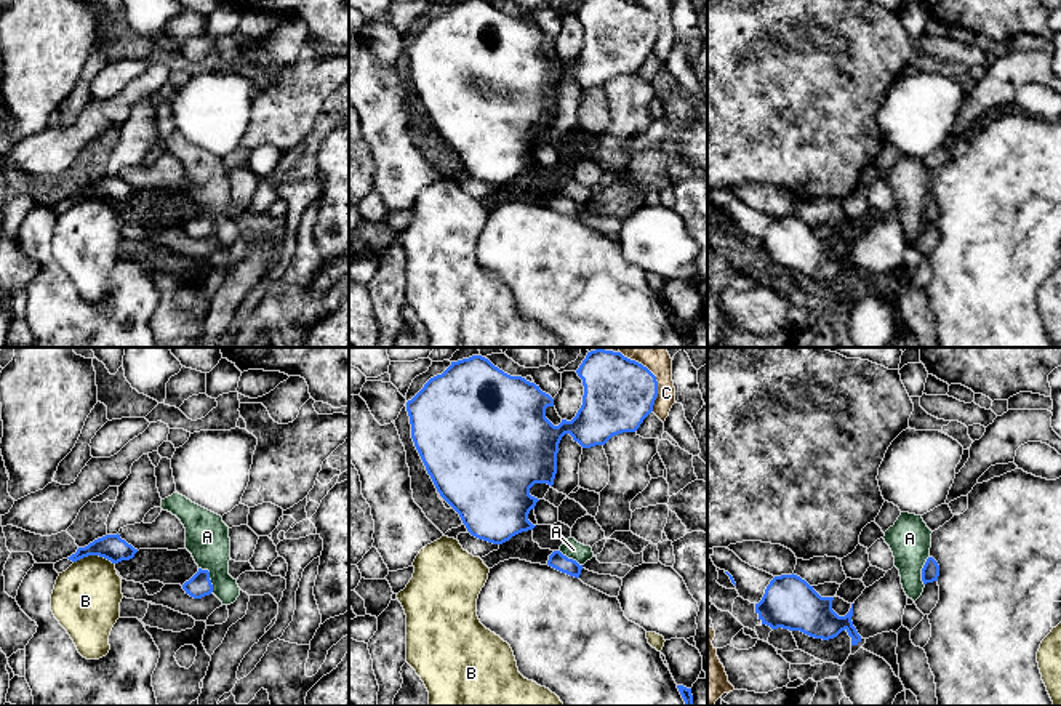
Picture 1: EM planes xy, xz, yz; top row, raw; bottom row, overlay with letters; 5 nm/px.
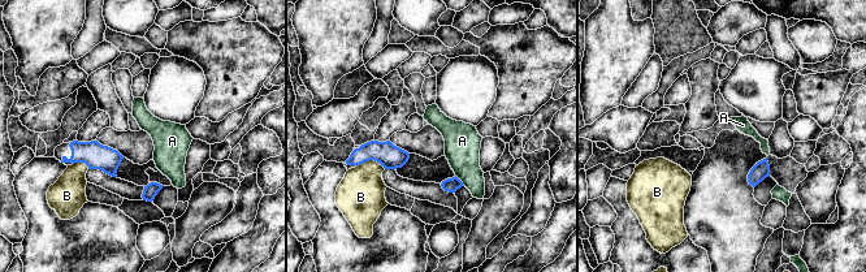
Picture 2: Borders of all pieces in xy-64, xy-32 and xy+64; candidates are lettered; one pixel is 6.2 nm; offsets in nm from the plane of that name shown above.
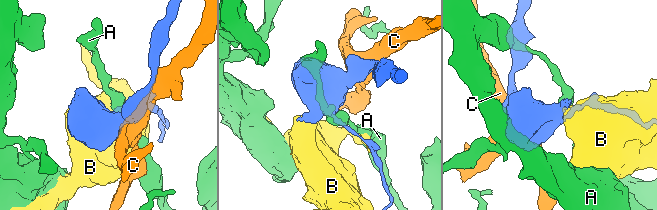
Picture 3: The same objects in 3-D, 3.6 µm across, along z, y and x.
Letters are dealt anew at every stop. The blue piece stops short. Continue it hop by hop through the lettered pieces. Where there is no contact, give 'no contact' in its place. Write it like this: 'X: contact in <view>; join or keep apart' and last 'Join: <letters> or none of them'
A: contact in xy; keep apart
B: contact in xy; keep apart
C: contact in xz; keep apart
Join: none of them

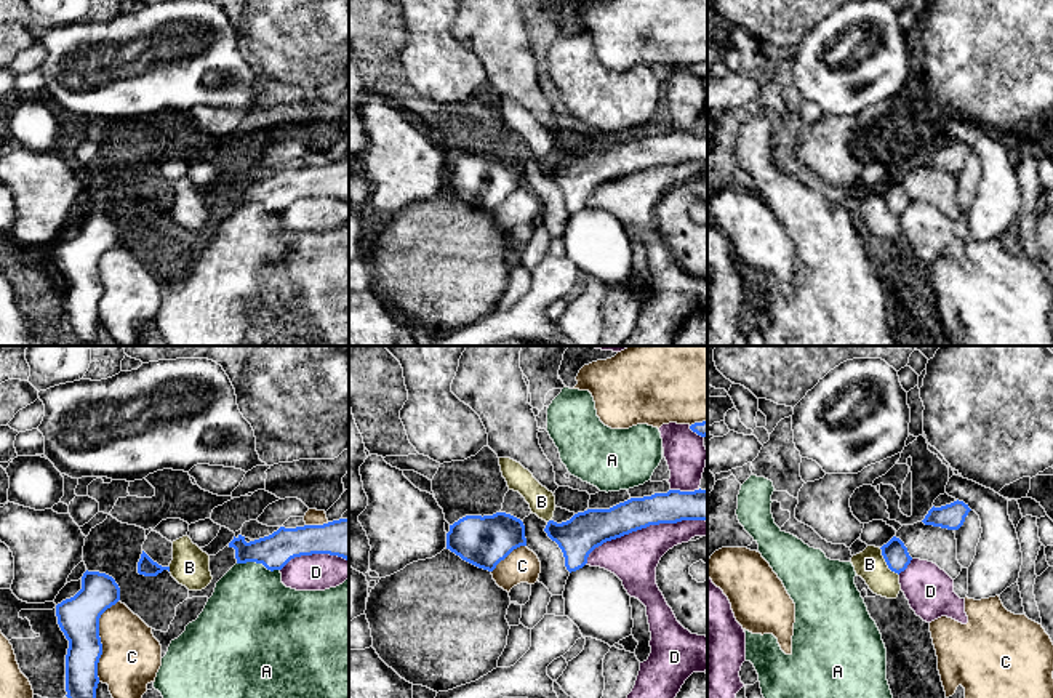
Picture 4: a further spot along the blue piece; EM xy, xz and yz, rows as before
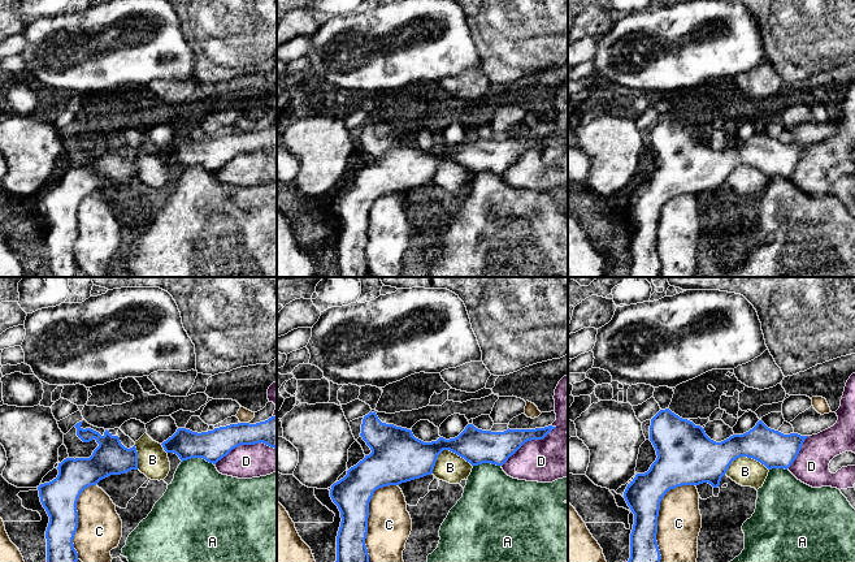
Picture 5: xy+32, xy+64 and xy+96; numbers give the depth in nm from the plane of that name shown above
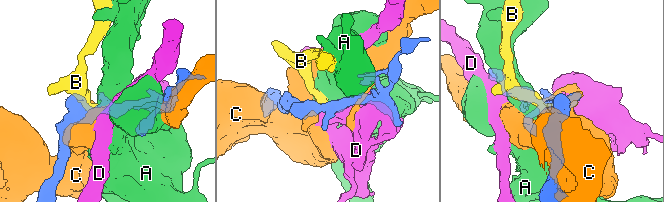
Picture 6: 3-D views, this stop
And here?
A: contact in xy; keep apart
B: contact in yz; keep apart
C: contact in xy; keep apart
D: contact in xz; keep apart
Join: none of them

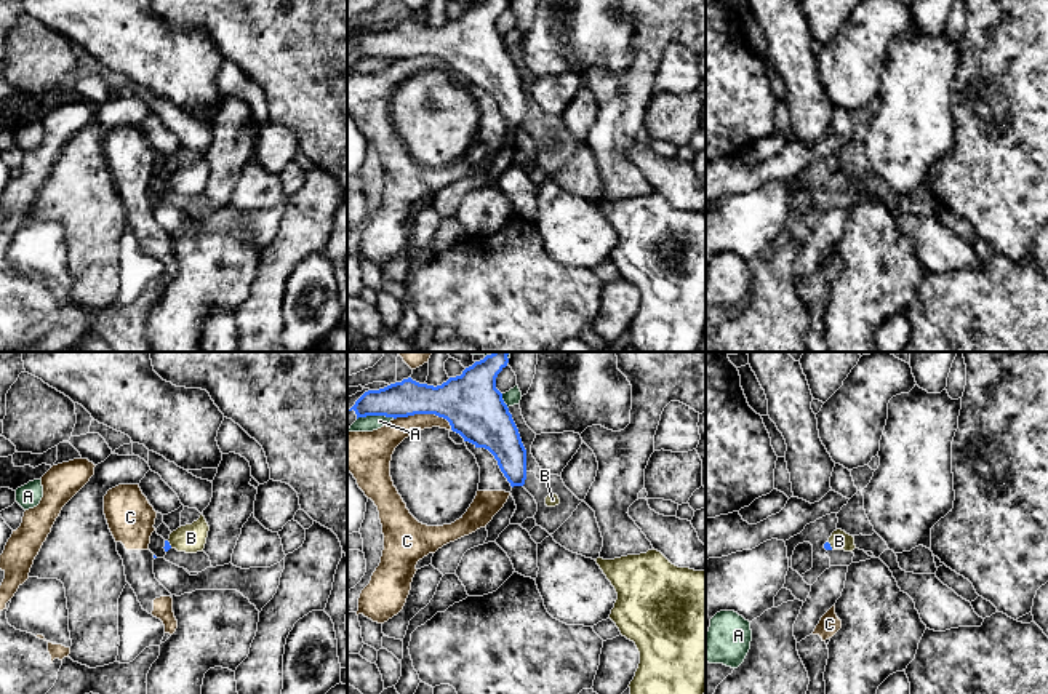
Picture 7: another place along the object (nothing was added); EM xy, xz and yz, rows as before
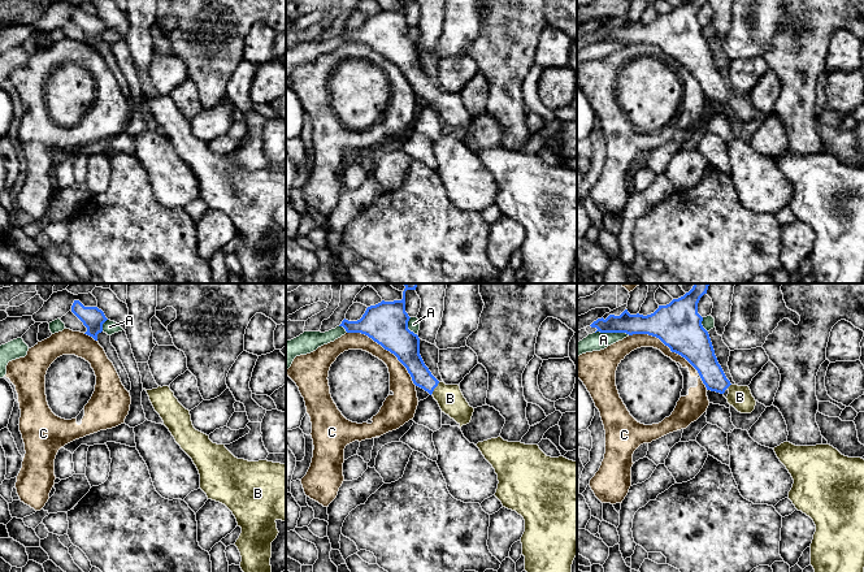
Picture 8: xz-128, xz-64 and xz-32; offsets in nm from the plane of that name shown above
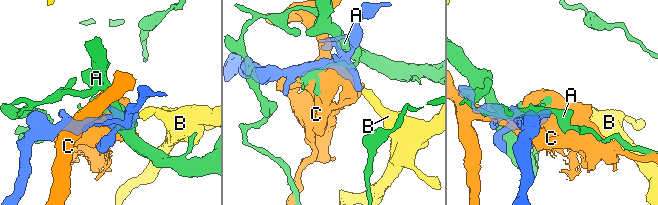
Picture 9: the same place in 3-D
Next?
A: contact in xz; keep apart
B: contact in xy; join
C: contact in xz; keep apart
Join: B

